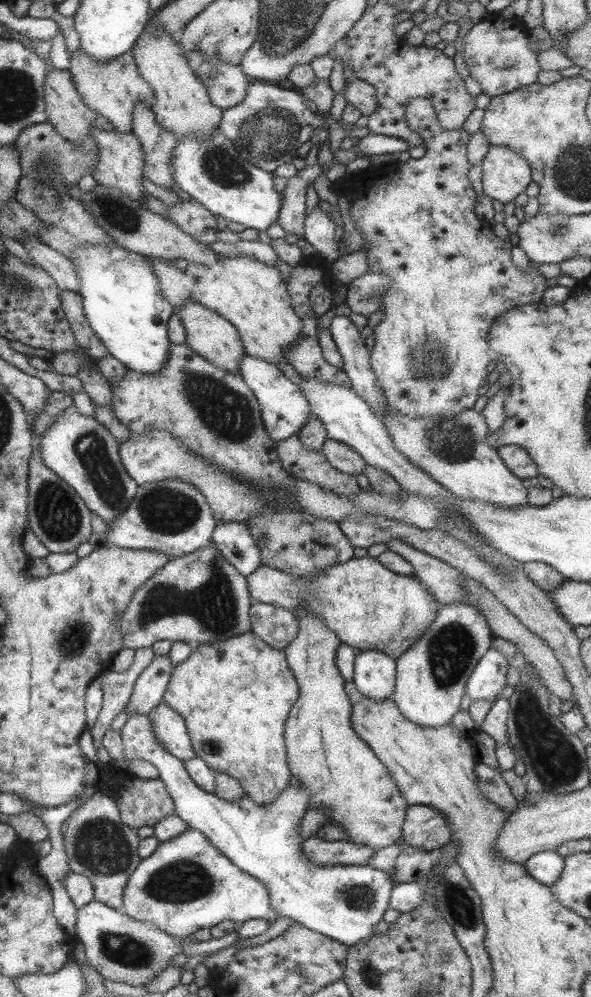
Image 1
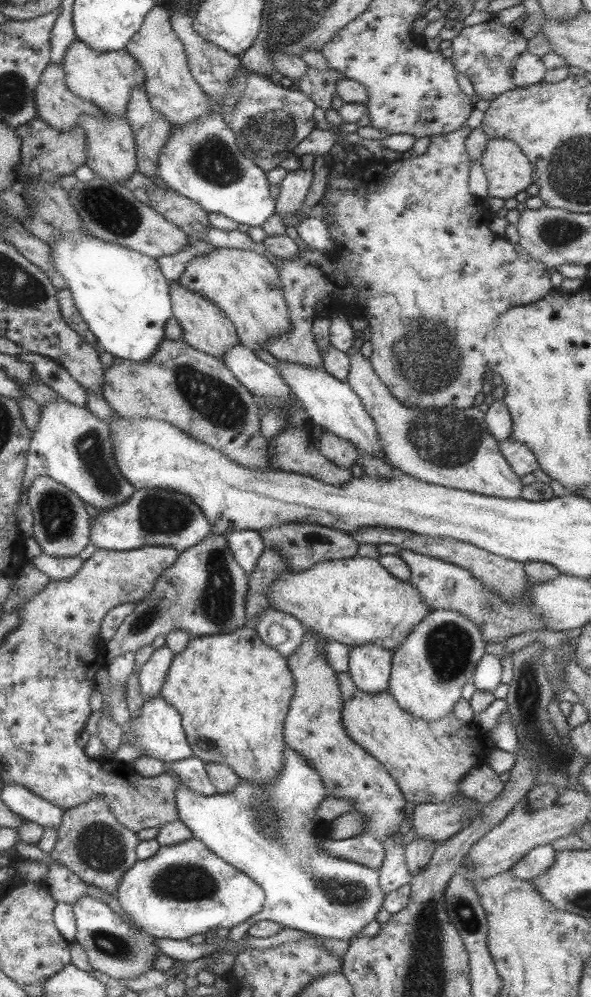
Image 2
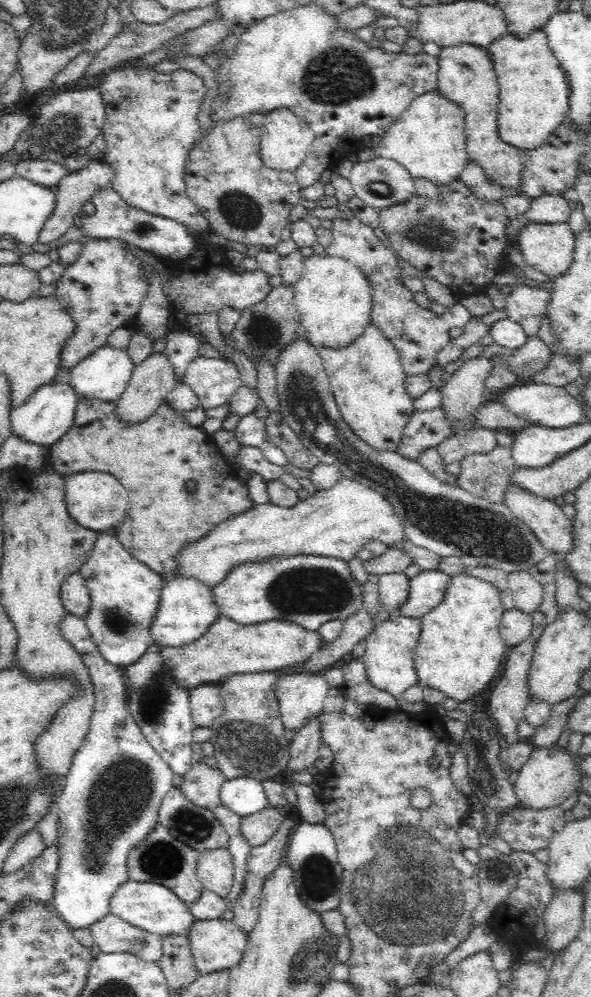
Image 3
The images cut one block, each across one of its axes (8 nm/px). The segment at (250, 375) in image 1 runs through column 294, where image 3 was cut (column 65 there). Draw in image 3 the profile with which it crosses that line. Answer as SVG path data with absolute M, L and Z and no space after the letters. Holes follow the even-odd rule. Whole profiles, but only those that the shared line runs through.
M53 381L52 384L40 386L23 406L11 410L12 433L20 437L22 441L50 448L72 428L78 399L68 383L63 384Z

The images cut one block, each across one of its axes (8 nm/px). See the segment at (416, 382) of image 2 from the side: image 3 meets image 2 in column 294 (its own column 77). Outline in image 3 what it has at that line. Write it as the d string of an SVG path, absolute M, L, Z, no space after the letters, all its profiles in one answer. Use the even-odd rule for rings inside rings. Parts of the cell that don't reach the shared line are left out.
M89 239L86 243L83 244L83 249L80 251L78 258L68 266L65 267L64 272L60 275L60 280L57 284L55 297L57 300L61 302L61 305L64 307L64 310L72 317L73 324L75 327L73 328L72 334L66 339L64 346L62 347L60 353L60 362L59 366L62 368L66 368L66 370L72 370L76 364L80 361L84 360L89 354L92 354L95 350L98 350L100 347L107 344L107 338L111 335L111 332L114 330L122 328L120 324L128 324L128 322L136 323L137 314L139 313L139 308L144 302L148 292L148 281L146 281L146 271L148 270L148 265L136 257L128 247L126 247L127 242L120 239Z

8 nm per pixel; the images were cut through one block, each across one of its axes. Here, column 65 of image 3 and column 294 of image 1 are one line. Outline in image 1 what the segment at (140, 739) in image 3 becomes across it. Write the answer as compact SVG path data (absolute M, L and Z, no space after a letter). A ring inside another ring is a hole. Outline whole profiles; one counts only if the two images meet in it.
M253 601L249 612L252 628L260 638L272 638L270 624L282 624L284 626L286 636L284 636L284 640L276 643L281 651L286 650L286 647L296 639L300 624L298 624L298 618L293 611L276 605ZM150 715L129 716L120 731L124 745L122 762L140 759L154 765L159 770L159 779L166 784L166 790L174 801L176 816L186 821L188 828L208 837L210 843L234 865L262 882L269 891L271 908L279 918L288 917L295 924L348 947L377 934L376 927L389 910L396 884L391 882L388 873L370 864L314 866L314 862L304 856L300 827L310 804L308 790L302 788L298 778L292 778L286 790L282 790L268 806L258 806L248 794L236 802L228 802L202 790L192 781L184 761L166 752L162 743L154 737Z

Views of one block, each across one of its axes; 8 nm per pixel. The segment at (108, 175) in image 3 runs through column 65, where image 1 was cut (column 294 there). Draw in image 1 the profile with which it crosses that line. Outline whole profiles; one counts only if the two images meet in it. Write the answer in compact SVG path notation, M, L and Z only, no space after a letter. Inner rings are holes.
M307 166L300 170L294 178L289 178L282 192L283 202L278 214L277 223L288 234L304 234L304 220L306 220L306 190L314 179L323 172L322 166Z

